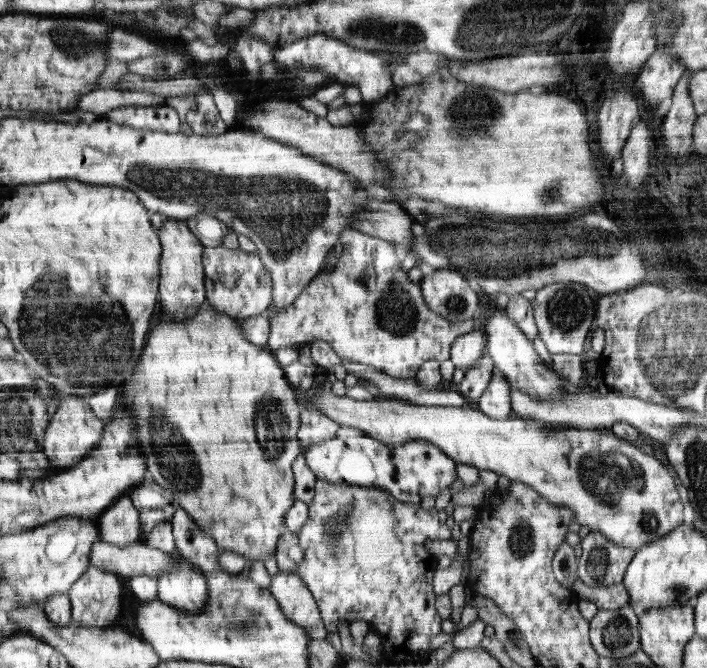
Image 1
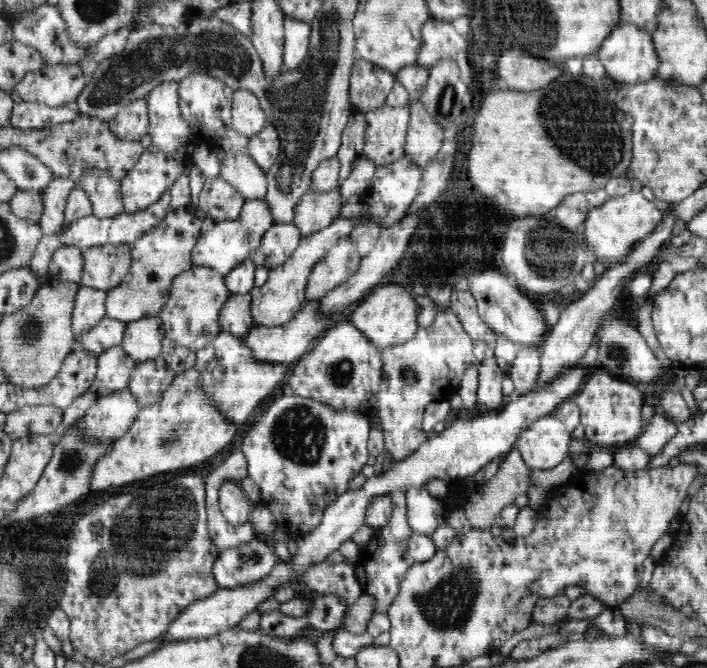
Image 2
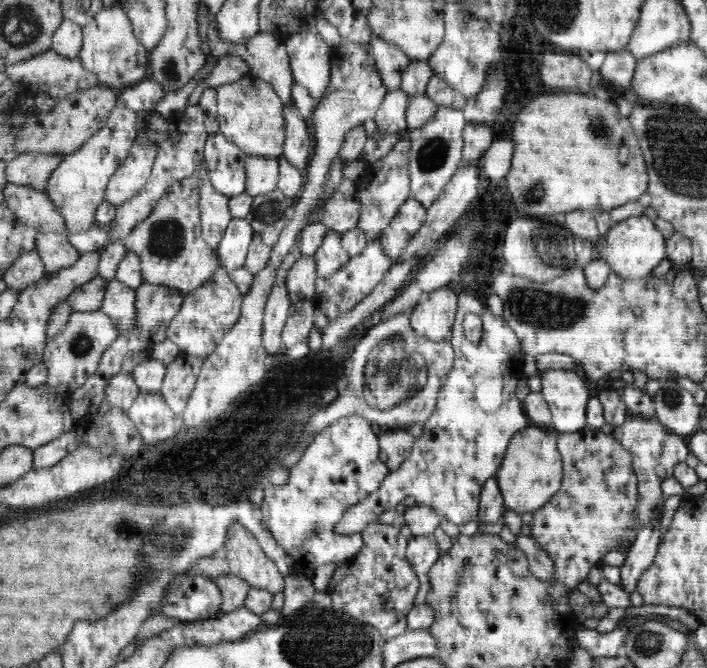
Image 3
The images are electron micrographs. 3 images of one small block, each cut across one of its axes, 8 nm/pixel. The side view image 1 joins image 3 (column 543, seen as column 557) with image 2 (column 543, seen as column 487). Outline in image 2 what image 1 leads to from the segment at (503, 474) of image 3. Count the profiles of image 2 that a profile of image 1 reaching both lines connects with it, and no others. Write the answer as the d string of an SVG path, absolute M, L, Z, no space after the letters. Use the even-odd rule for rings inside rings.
M547 414L529 423L515 444L526 466L533 470L548 470L565 459L571 440L567 426L554 414Z

